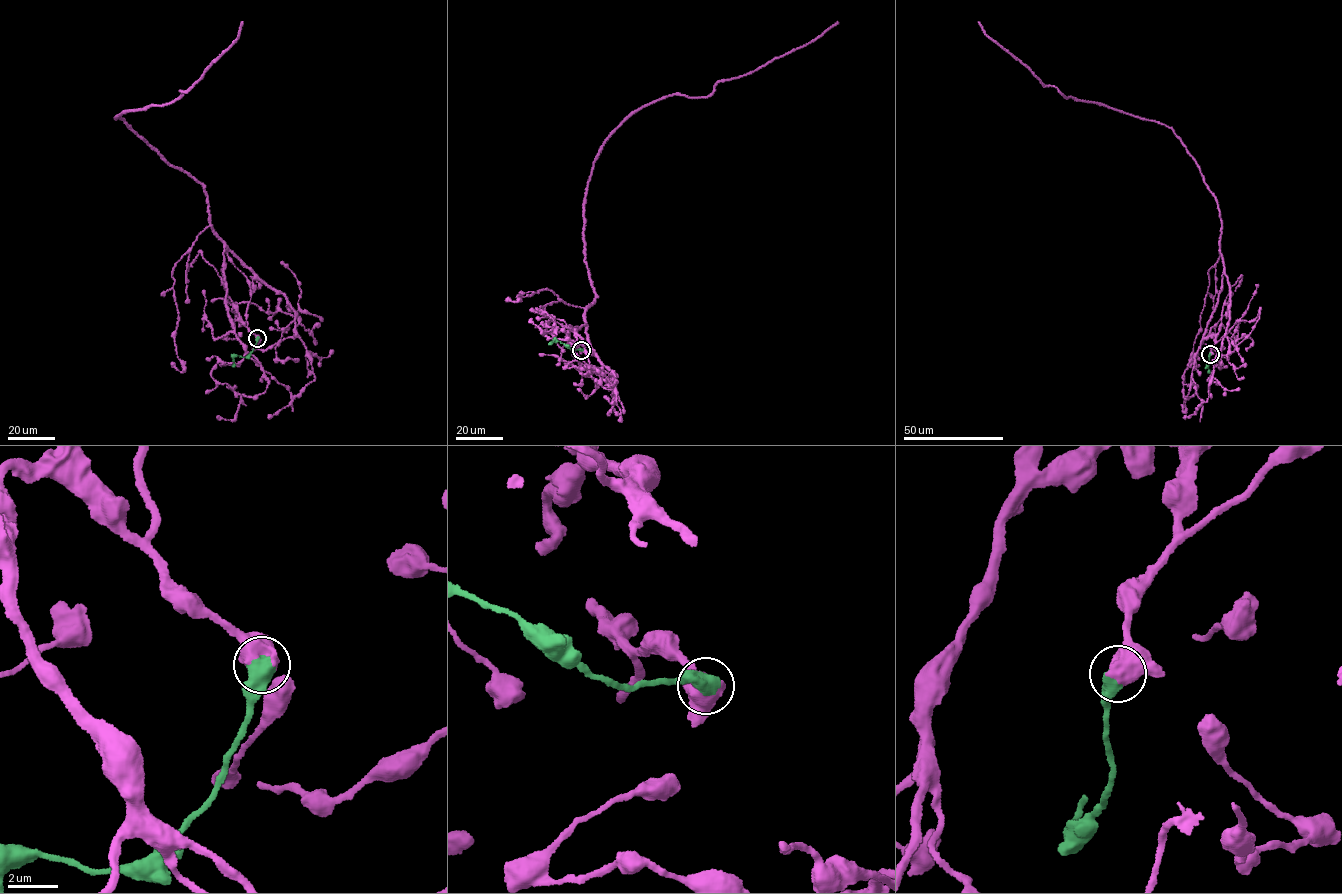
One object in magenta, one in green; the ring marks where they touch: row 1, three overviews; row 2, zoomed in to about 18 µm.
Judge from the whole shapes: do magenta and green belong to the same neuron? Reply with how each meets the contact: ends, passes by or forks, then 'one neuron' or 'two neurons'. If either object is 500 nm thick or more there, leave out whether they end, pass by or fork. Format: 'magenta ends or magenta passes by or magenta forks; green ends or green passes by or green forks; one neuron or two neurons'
one neuron

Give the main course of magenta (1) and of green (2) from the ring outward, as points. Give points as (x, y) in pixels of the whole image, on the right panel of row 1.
1: (1210, 354), (1214, 336), (1203, 337), (1221, 290), (1220, 215), (1181, 141), (1154, 121), (1066, 99), (978, 22)
2: (1210, 354), (1206, 366), (1208, 364), (1209, 373)

